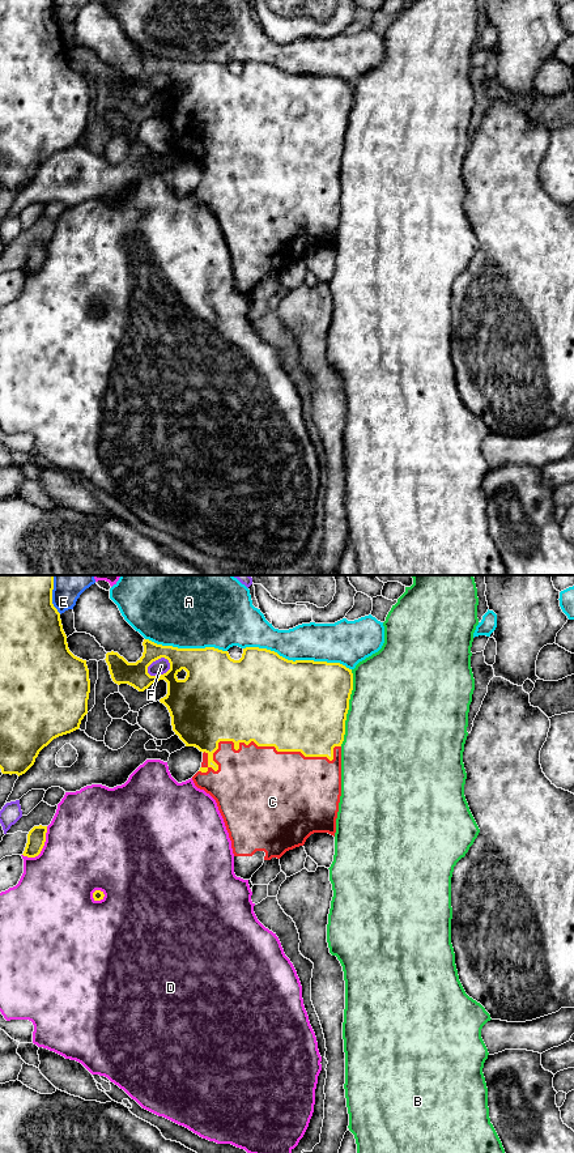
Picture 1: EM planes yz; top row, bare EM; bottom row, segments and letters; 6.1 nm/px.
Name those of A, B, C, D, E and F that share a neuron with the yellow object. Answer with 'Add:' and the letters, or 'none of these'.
Add: C

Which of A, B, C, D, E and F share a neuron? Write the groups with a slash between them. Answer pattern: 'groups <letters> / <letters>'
groups A / B / C / D / E / F

